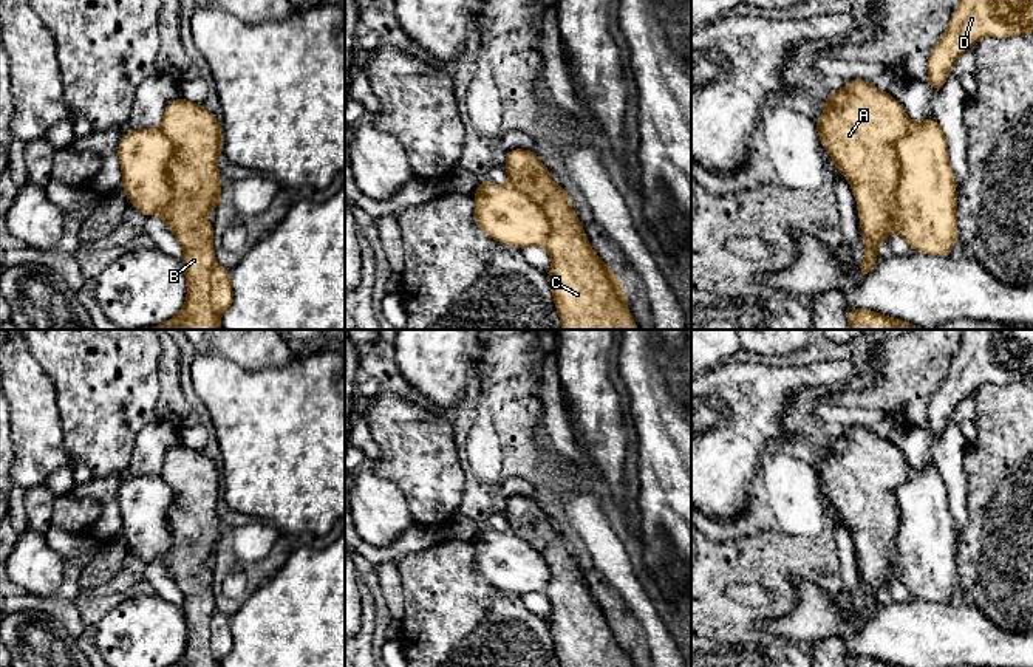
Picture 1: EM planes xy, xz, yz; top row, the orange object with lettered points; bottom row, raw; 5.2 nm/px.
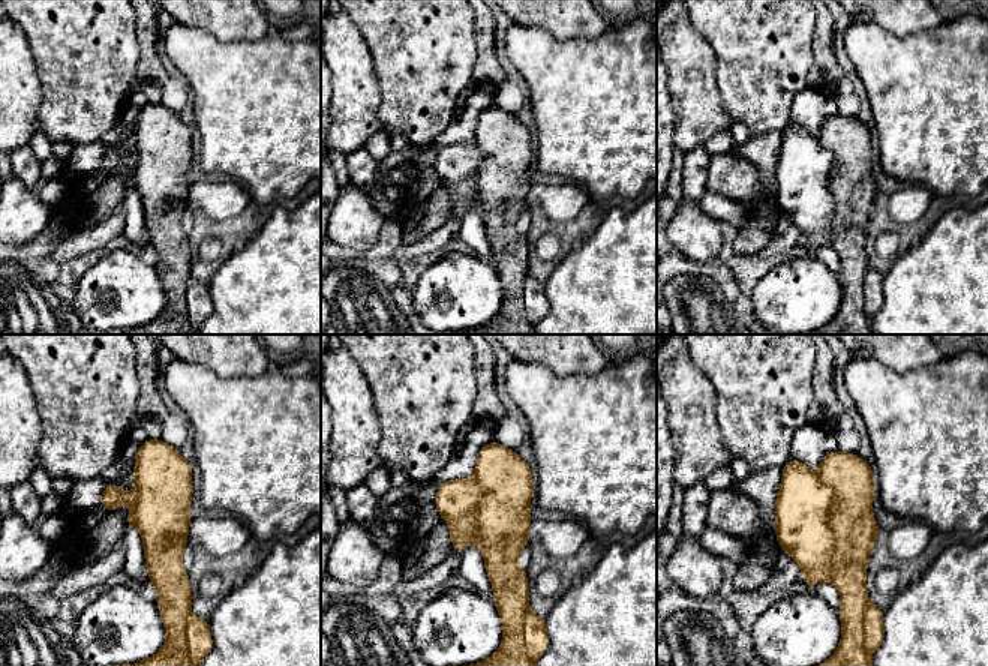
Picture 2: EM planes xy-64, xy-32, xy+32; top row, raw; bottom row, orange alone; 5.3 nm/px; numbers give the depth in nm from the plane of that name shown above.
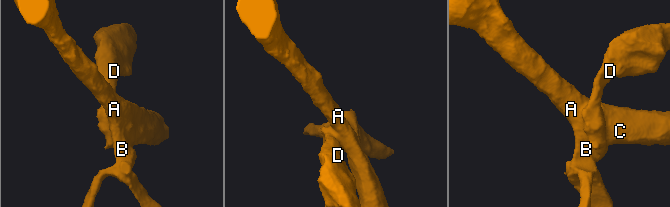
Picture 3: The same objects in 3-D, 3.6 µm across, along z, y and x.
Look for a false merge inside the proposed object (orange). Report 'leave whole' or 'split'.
split

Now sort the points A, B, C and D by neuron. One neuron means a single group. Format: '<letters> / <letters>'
A B C / D

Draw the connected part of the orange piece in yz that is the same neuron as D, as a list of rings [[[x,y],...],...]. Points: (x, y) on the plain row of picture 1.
[[[963,330],[945,381],[928,405],[928,432],[940,436],[953,410],[980,384],[1033,379],[1033,330]]]

